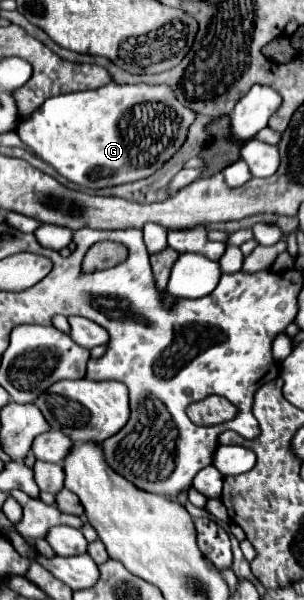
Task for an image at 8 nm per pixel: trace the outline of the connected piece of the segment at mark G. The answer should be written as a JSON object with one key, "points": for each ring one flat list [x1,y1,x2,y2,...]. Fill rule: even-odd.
{"points":[[115,85,49,97,17,127,21,141,65,179,103,189,155,173,183,145,195,115,161,85]]}

